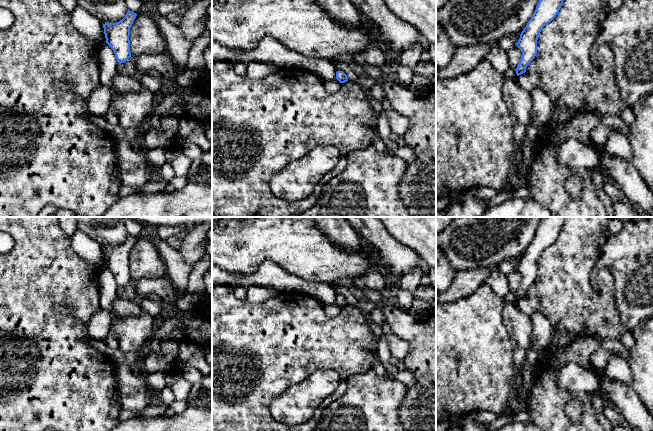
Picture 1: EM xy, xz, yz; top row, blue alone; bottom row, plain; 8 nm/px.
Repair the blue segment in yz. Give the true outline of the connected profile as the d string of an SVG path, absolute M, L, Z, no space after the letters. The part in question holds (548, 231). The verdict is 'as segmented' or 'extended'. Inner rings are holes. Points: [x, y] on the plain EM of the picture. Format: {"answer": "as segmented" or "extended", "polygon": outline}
{"answer": "as segmented", "polygon": "M545 217L539 224L534 238L520 258L516 270L521 274L522 280L515 293L517 300L526 296L529 287L537 278L537 264L542 252L550 247L563 228L566 217Z"}

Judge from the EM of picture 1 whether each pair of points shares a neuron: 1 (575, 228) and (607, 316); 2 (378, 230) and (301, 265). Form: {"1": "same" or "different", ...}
{"1": "same", "2": "different"}

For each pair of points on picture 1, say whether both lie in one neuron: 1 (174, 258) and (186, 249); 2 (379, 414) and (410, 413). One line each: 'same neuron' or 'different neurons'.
1: different neurons
2: different neurons

